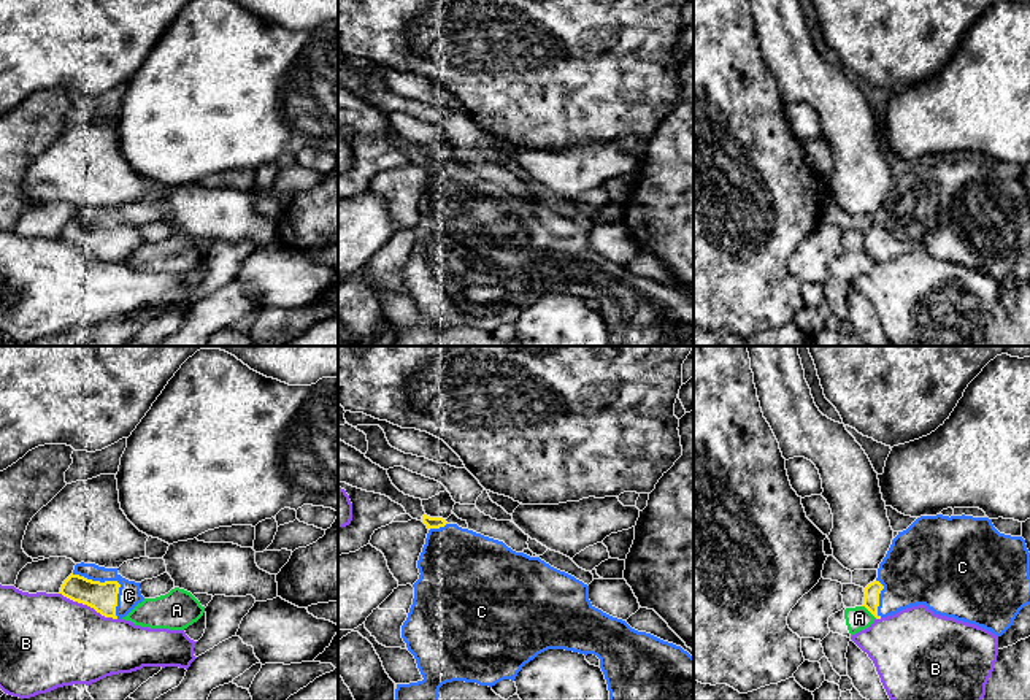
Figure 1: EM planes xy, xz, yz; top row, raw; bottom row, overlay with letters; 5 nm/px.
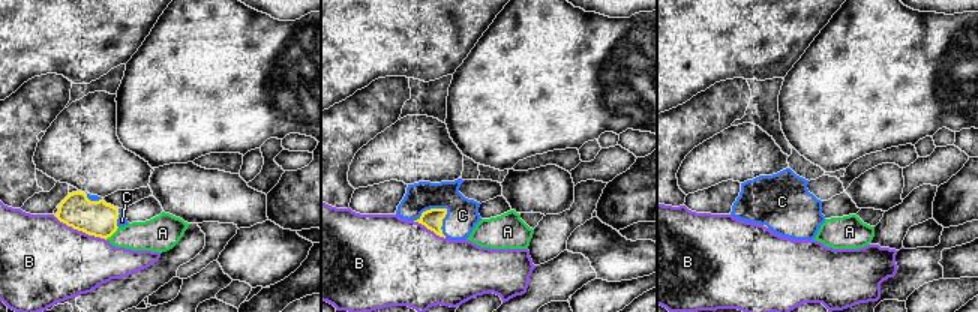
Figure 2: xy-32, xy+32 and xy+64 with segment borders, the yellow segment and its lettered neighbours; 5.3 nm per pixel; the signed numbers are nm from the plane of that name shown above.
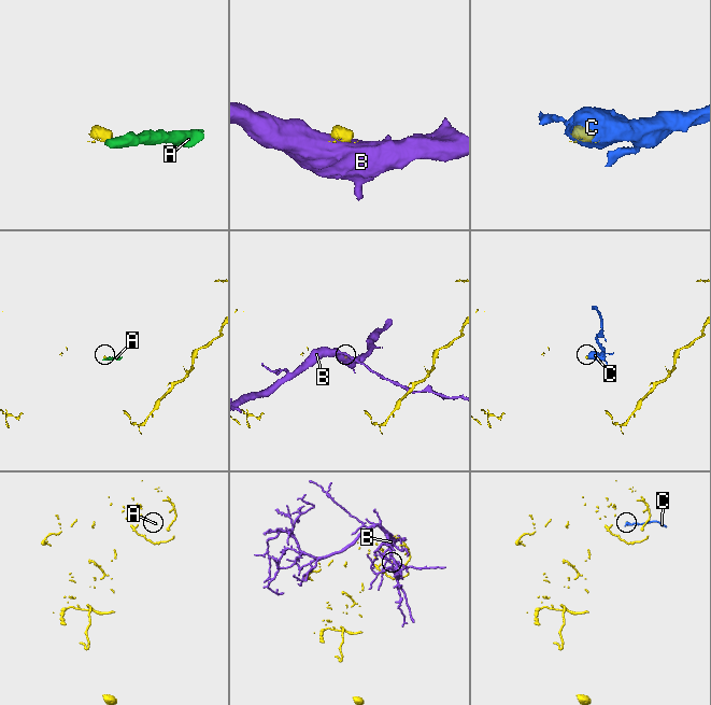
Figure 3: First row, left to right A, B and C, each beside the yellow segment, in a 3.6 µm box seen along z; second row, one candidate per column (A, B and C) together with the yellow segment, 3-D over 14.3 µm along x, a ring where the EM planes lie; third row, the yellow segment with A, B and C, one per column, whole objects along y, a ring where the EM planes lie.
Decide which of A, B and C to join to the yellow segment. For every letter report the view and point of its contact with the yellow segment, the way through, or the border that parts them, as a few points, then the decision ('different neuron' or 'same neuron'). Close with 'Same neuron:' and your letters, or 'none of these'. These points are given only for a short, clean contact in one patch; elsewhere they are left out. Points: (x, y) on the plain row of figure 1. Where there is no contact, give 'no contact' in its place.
A: contact yz (870, 256); border yz (862, 250), (876, 262); different neuron
B: contact xy (88, 250); different neuron
C: contact xy (113, 226); same neuron
Same neuron: C

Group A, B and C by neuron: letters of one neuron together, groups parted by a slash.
A / B / C

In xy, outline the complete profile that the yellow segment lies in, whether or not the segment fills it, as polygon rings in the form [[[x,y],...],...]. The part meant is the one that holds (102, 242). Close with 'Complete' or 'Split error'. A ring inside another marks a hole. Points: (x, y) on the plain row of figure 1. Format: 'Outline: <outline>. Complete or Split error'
Outline: [[[81,206],[75,210],[59,238],[94,252],[105,262],[122,263],[144,244],[140,229],[122,222],[117,213]]]. Split error

